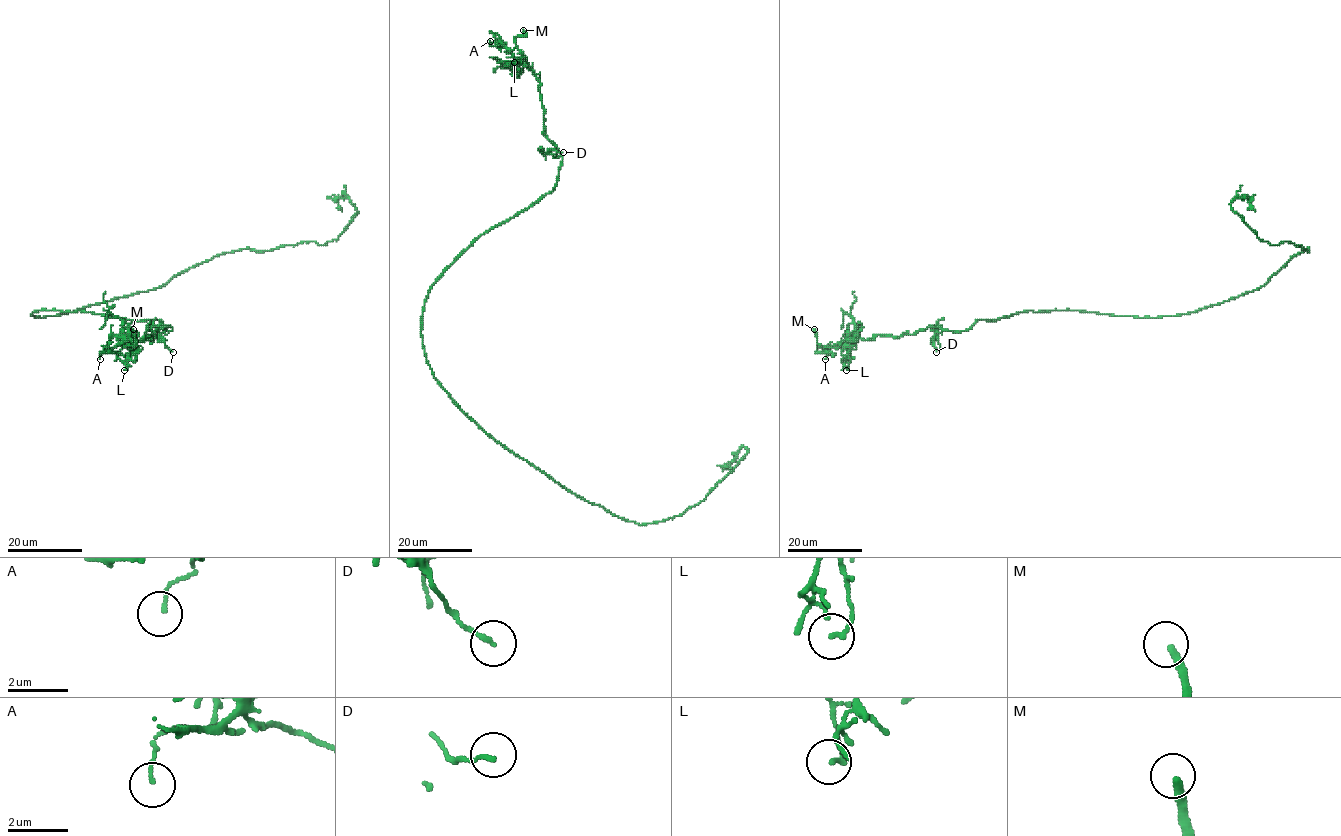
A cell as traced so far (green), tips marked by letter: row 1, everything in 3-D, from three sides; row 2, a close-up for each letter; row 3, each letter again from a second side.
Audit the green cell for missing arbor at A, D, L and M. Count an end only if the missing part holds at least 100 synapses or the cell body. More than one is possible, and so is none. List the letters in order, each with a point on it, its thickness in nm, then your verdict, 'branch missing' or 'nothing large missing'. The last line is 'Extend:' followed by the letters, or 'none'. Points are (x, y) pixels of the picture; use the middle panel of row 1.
A: place (490, 41); calibre 90 nm; nothing large missing
D: place (563, 152); calibre 130 nm; nothing large missing
L: place (514, 62); calibre 110 nm; nothing large missing
M: place (523, 30); calibre 280 nm; branch missing
Extend: M

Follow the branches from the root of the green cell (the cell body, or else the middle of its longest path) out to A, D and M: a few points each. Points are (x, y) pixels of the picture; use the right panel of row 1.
A: (1163, 316), (1025, 311), (978, 319), (961, 331), (927, 326), (898, 337), (845, 339), (827, 346), (825, 359)
D: (1163, 316), (1025, 311), (993, 321), (978, 319), (961, 331), (940, 326), (935, 336), (936, 352)
M: (1163, 316), (1025, 311), (961, 331), (927, 326), (838, 347), (820, 346), (814, 329)

